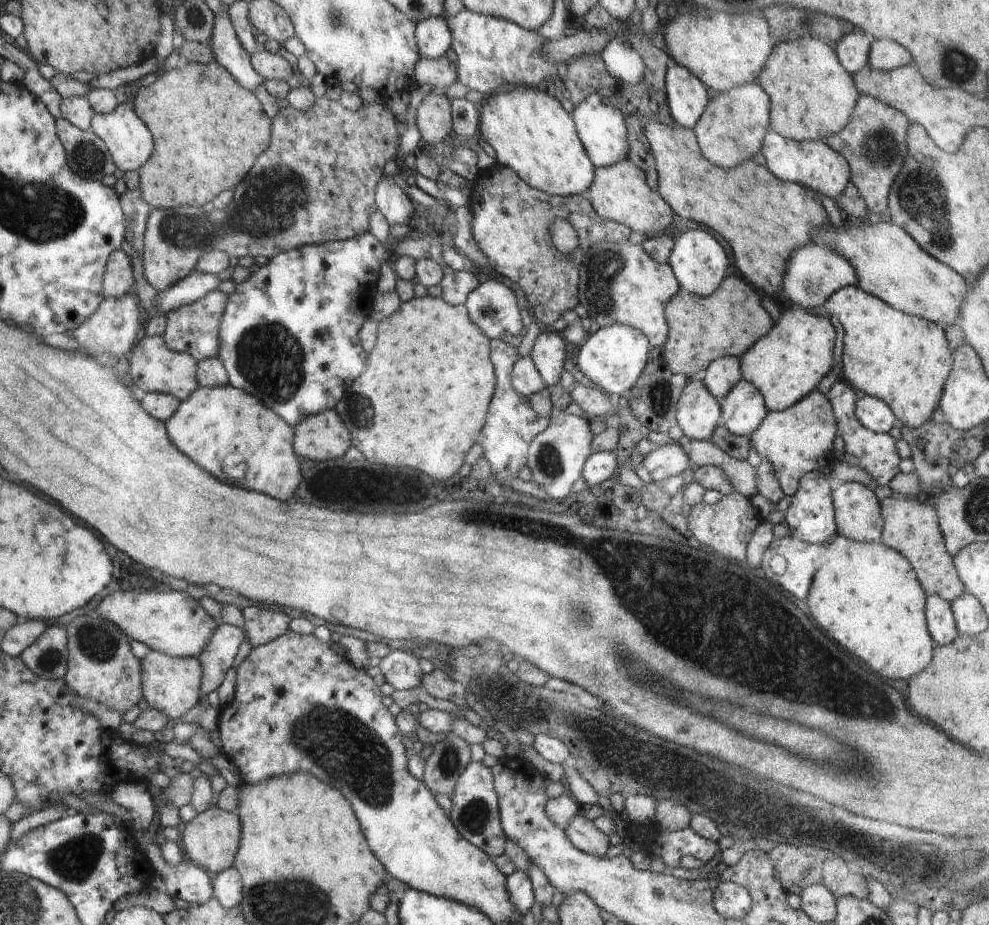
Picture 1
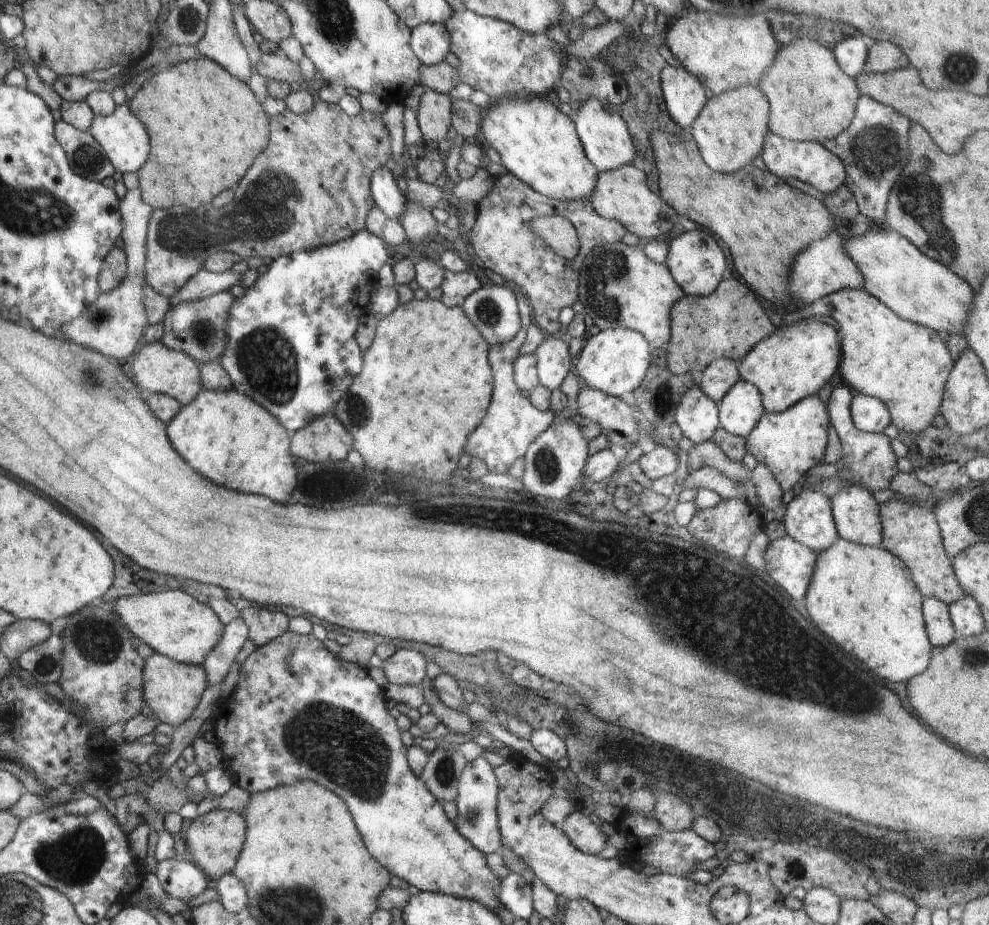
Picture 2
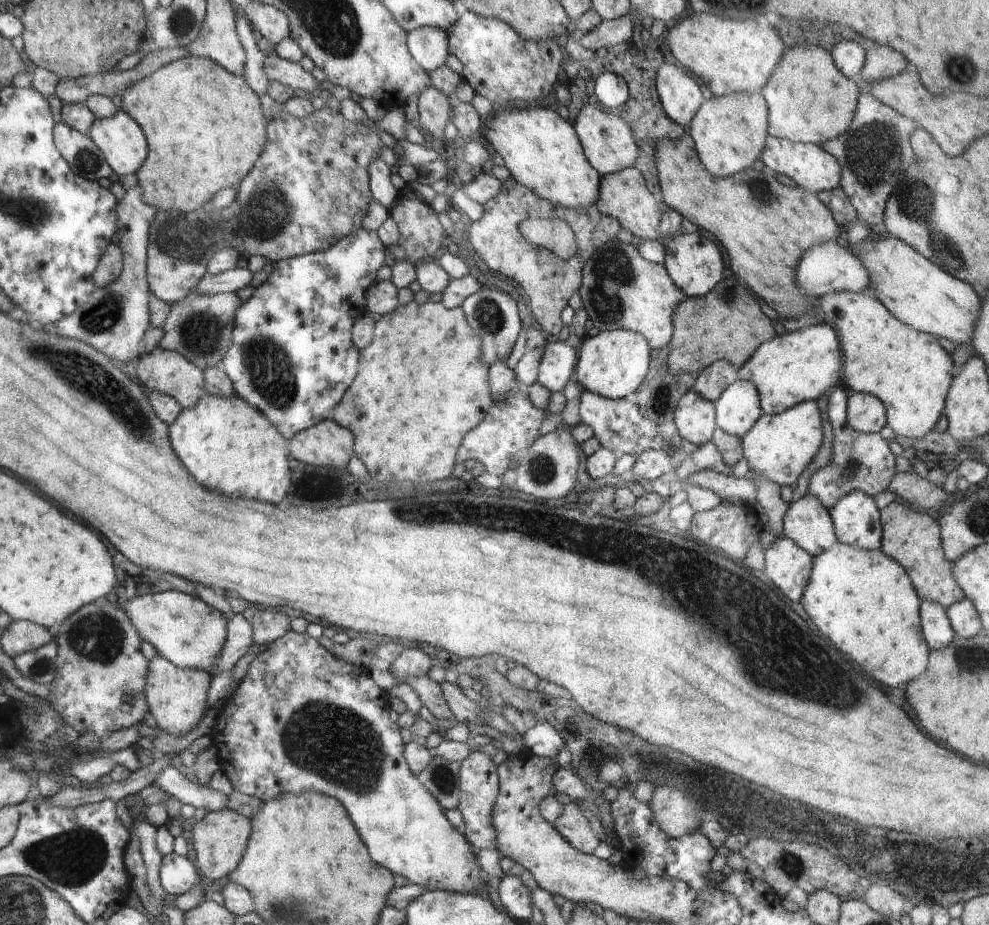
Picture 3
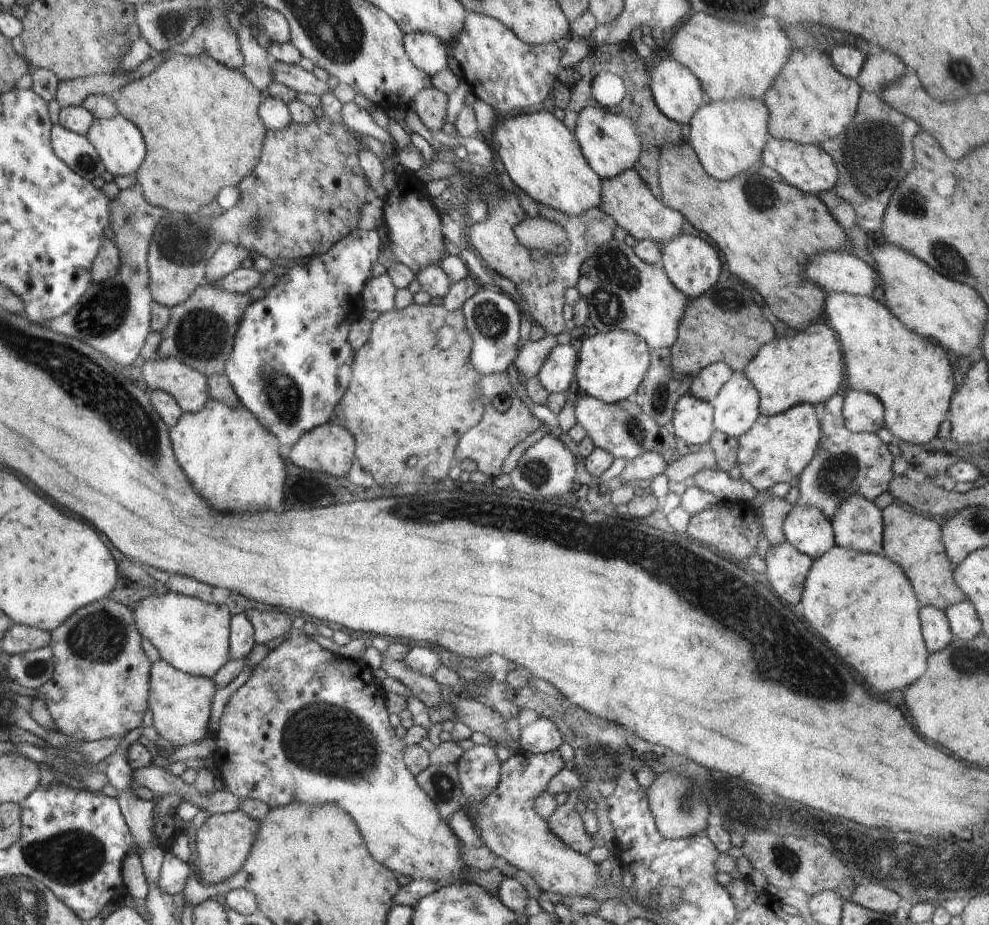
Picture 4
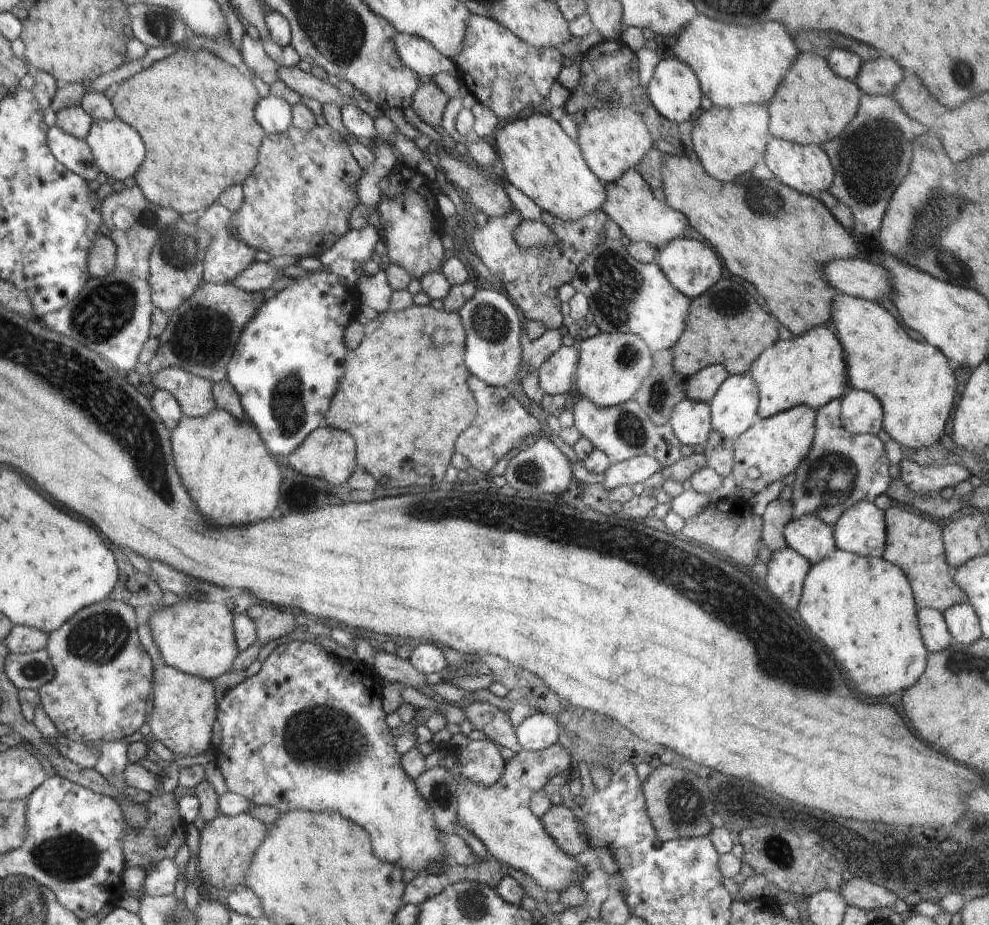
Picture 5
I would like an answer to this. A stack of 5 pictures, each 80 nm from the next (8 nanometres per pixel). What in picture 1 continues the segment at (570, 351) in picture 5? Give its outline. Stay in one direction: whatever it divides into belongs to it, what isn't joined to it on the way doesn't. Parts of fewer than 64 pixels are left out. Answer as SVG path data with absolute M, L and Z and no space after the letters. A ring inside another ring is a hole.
M543 328L534 341L530 358L547 387L559 382L566 360L565 338L555 331Z

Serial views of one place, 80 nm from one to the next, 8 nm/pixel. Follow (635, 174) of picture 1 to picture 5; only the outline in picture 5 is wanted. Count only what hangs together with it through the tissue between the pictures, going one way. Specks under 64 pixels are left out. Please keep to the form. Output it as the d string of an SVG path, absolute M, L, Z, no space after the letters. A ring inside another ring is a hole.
M628 169L614 182L606 183L605 191L607 195L600 210L621 228L630 242L645 242L660 249L667 242L684 237L688 219L681 212L669 207L665 201L657 199L636 169Z

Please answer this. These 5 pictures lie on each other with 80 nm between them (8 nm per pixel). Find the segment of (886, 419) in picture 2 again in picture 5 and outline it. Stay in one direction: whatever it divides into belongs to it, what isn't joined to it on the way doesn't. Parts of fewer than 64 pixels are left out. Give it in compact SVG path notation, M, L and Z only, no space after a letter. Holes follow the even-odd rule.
M849 388L841 396L841 425L855 435L877 435L883 429L882 406L868 391Z

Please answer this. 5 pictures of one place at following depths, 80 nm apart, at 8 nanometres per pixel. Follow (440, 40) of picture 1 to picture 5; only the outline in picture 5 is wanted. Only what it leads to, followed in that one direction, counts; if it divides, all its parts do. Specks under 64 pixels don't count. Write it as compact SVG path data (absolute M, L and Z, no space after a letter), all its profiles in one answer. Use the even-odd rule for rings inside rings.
M398 33L393 39L400 60L423 80L432 80L440 73L459 77L455 62L440 54L425 38Z

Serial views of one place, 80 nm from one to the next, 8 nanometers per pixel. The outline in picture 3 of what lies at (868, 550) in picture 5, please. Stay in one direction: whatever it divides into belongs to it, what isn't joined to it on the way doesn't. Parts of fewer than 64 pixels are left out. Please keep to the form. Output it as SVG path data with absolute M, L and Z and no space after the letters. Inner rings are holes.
M852 491L829 508L838 541L861 549L880 550L882 521L873 497Z

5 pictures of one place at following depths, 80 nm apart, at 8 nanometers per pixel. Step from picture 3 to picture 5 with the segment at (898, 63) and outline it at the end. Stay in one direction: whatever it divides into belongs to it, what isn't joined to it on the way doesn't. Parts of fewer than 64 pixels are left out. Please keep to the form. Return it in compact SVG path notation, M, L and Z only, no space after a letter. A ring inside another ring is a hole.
M876 58L861 64L855 82L866 95L892 95L902 78L904 70L892 58Z

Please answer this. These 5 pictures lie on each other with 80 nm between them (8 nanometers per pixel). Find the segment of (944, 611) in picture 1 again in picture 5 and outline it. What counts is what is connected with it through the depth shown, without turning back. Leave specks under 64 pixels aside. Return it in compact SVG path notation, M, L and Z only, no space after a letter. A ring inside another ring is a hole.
M932 607L919 609L917 617L922 640L929 653L940 652L954 642L943 613L939 610Z

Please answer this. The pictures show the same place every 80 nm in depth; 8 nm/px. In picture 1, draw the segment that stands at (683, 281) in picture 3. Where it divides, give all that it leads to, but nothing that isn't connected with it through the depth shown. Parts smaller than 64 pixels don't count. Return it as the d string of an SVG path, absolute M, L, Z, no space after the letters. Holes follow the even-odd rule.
M688 230L675 238L675 245L669 254L669 265L672 267L678 284L684 290L688 290L690 294L698 294L698 296L710 296L712 292L716 292L716 288L726 276L728 256L724 248L708 232Z

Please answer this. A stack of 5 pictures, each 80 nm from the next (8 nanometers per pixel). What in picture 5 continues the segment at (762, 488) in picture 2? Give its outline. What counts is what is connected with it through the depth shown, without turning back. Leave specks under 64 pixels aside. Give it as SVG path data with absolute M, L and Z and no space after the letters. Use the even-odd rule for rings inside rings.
M779 496L770 502L761 515L763 518L763 544L772 551L787 546L783 526L793 519L793 508L790 501Z

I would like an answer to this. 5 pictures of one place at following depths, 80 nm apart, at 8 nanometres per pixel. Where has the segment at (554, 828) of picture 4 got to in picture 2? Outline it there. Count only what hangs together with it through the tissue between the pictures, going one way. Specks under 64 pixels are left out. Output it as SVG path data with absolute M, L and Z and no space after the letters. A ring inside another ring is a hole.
M578 806L568 815L560 829L578 850L591 855L600 855L609 843L607 836L590 821L589 812Z

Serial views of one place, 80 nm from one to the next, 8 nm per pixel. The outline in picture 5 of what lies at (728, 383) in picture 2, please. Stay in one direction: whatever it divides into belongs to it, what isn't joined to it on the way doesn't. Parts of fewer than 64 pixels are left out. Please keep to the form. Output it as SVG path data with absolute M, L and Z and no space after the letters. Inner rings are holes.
M720 363L704 367L688 378L687 397L696 402L708 403L728 375L729 372Z

